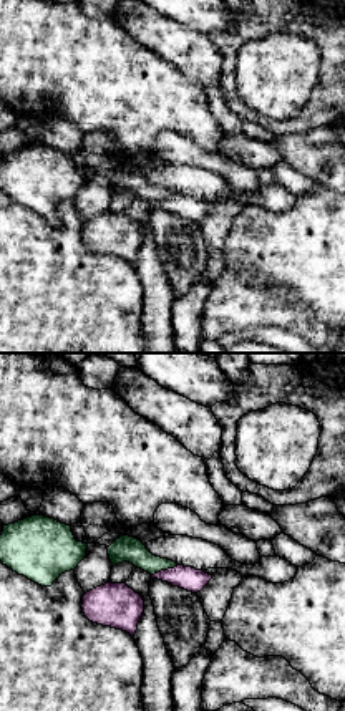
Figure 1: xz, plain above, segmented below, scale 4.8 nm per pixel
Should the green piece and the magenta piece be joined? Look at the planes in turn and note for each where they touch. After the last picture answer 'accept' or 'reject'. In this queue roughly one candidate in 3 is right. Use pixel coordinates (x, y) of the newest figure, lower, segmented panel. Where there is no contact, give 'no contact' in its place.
(165, 569)

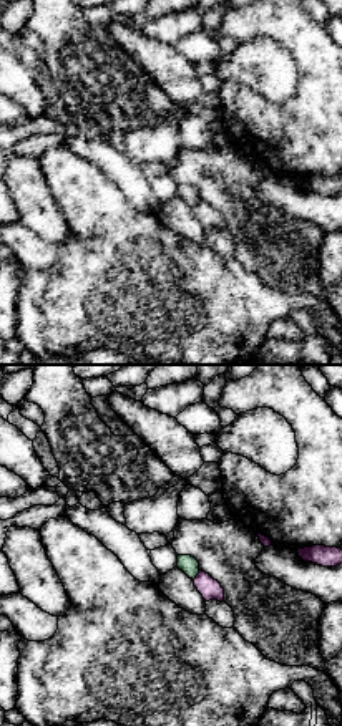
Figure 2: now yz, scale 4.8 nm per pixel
(196, 574)

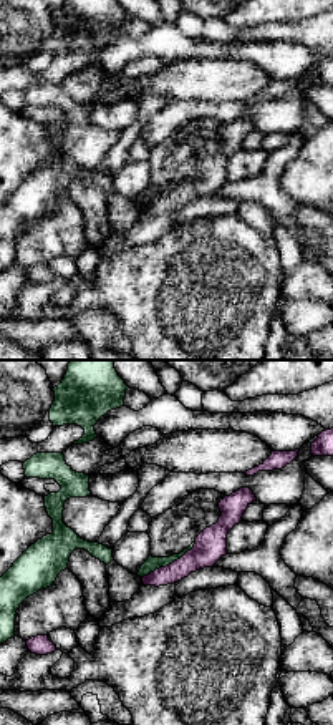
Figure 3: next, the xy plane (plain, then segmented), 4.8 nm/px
(168, 564)

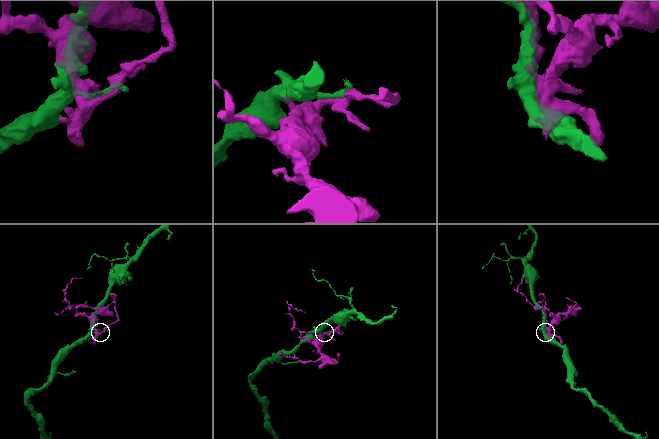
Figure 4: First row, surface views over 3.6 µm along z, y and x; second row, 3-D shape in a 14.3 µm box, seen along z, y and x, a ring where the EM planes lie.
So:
reject

